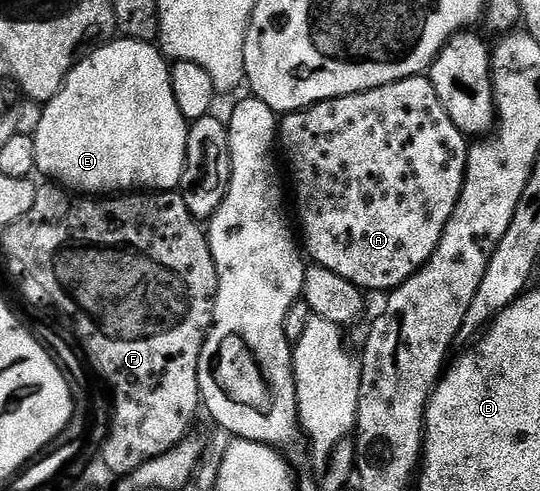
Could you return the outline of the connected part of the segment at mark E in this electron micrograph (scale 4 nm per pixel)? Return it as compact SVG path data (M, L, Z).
M113 39L106 45L93 48L89 57L81 56L72 70L64 78L64 86L54 95L54 99L43 106L44 114L34 130L34 155L36 156L36 173L44 176L77 195L120 195L125 191L176 191L179 190L184 160L186 159L186 143L190 122L178 111L178 103L174 103L174 87L170 87L169 58L153 42L134 41L131 39Z

